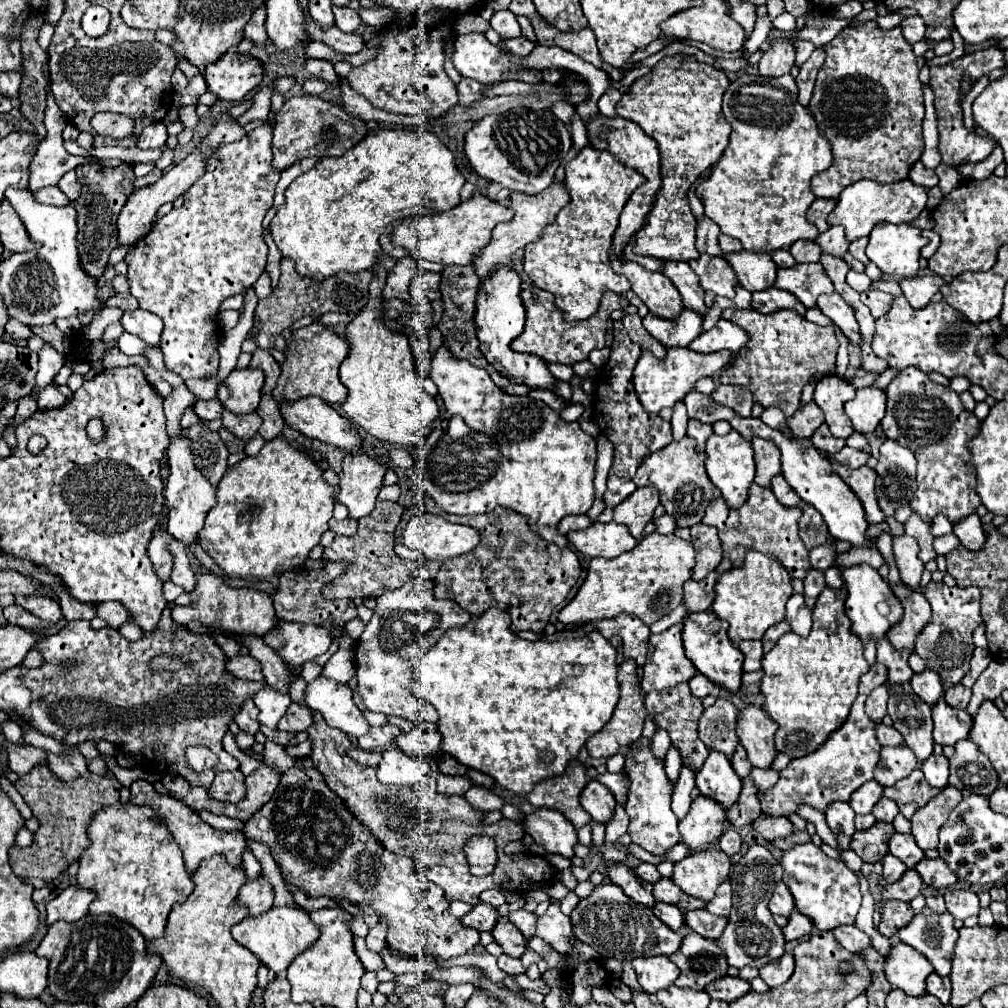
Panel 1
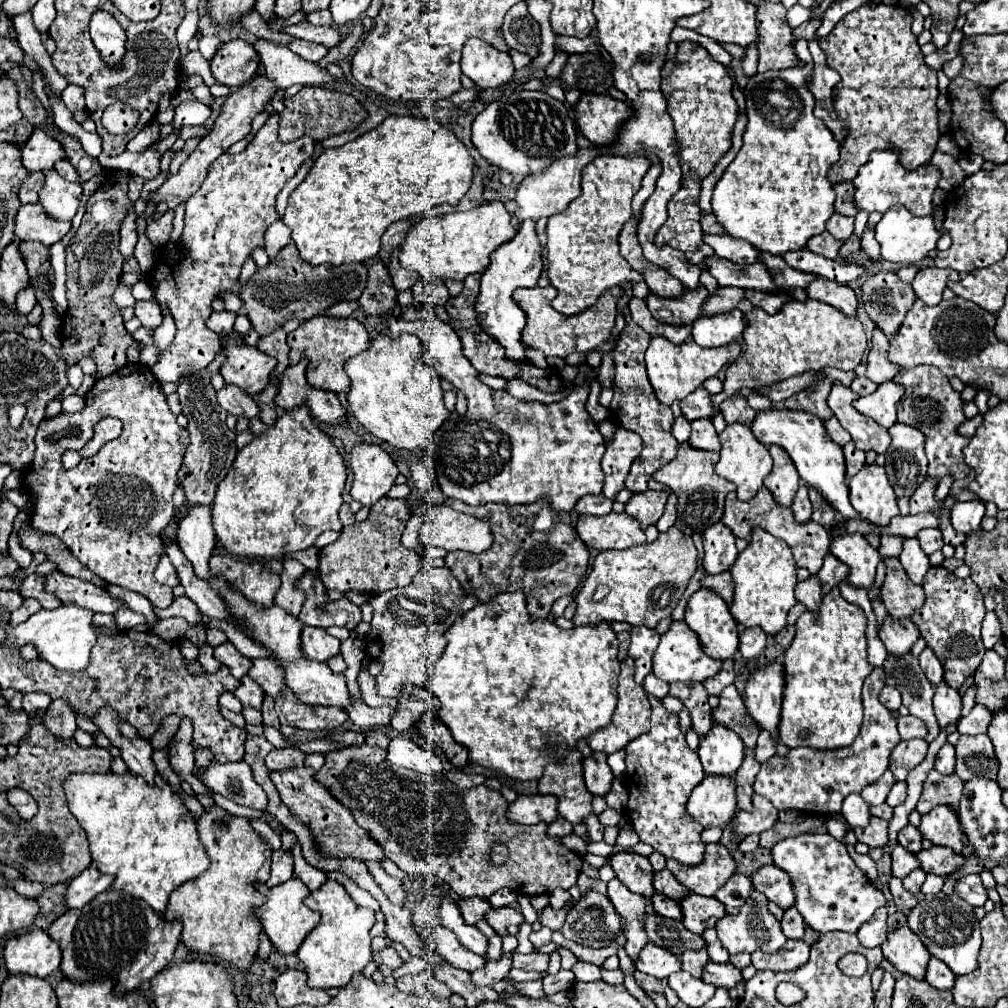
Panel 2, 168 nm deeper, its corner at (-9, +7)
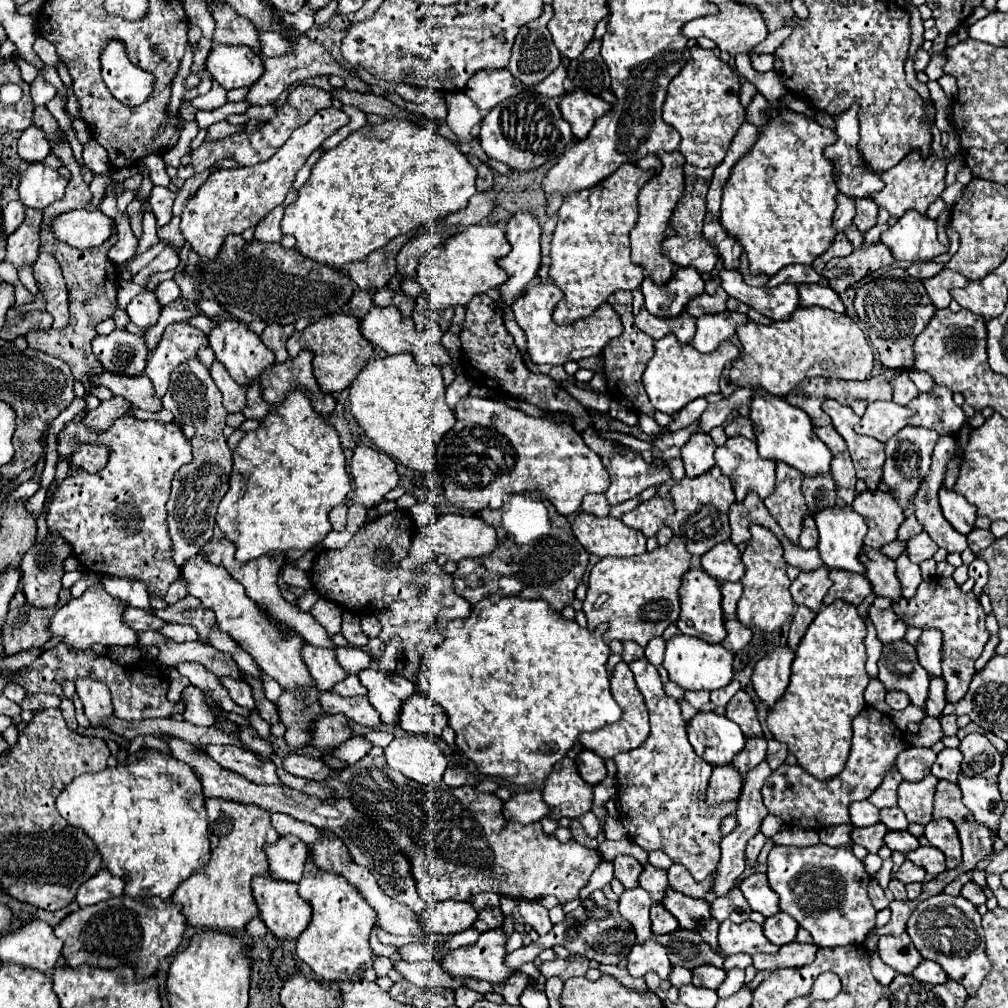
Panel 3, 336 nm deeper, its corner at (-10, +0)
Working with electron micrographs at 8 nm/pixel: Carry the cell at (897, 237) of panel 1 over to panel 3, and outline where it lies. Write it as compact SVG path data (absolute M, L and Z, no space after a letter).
M909 210L897 224L883 232L881 242L891 248L895 260L933 260L947 252L937 240L937 222L915 210Z

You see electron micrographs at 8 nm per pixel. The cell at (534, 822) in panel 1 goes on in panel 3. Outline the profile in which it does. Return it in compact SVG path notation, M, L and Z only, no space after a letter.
M531 790L531 792L521 792L521 794L513 794L505 806L503 806L503 814L509 822L519 822L519 824L531 824L541 820L543 816L549 814L549 806L543 802L541 792L539 790Z

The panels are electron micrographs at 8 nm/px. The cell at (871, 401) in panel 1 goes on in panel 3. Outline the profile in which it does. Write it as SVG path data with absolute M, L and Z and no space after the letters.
M873 402L867 406L867 412L855 426L855 432L887 442L903 426L907 426L909 416L911 416L911 410L895 402Z

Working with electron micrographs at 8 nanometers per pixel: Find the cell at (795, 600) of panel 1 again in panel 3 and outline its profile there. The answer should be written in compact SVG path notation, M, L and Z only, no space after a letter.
M819 568L815 572L801 572L791 584L791 594L795 604L819 610L823 604L823 596L831 588L831 584L833 582L829 578L829 568Z

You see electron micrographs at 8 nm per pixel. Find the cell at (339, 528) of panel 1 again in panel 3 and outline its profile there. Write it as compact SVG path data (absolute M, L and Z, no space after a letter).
M337 504L331 512L329 512L329 520L331 520L331 526L333 530L343 530L345 528L345 522L347 522L347 504Z

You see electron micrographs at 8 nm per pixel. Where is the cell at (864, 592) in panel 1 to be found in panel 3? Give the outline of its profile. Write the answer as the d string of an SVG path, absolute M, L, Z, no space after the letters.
M833 506L833 508L825 508L825 510L817 510L813 514L813 518L819 528L819 556L823 558L823 564L831 570L839 568L839 570L863 574L865 566L857 558L863 548L863 538L867 534L867 524L865 524L863 516L855 514L855 510L851 506L843 506L843 508Z

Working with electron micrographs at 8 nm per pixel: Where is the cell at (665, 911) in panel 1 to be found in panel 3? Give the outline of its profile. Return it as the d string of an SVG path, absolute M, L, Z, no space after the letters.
M655 904L651 908L651 930L655 936L675 932L677 928L679 928L679 922L661 904Z

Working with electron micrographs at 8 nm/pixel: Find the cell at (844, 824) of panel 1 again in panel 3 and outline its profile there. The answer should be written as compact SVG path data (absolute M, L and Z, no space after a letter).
M869 800L853 802L851 804L851 822L853 826L873 826L879 822L879 808L873 806Z

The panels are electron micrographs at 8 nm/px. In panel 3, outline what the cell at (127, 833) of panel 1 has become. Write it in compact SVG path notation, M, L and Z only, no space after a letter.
M143 748L127 758L127 766L117 764L115 768L105 768L97 774L77 776L59 794L57 810L67 822L81 828L95 842L103 856L103 866L111 874L125 878L125 896L159 896L169 900L175 888L187 880L195 868L201 868L209 862L209 824L203 800L205 796L201 782L187 764L153 748Z

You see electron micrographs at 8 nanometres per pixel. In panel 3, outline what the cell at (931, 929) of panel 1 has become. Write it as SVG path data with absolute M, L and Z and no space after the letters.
M937 894L919 902L909 916L907 934L911 936L921 956L925 960L937 962L951 980L965 986L969 996L977 992L983 978L991 972L991 962L985 952L981 916L969 900L963 900L963 896Z

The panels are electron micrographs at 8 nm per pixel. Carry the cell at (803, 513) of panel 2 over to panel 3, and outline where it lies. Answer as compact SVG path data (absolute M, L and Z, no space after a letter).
M807 516L803 522L799 546L803 550L809 550L809 548L817 548L817 542L819 542L819 536L817 536L817 528L815 528L815 520L811 520L811 516Z

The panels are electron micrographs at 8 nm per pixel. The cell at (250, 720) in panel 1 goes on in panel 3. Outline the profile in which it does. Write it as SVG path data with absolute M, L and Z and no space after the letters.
M223 676L219 680L229 690L229 696L233 698L235 704L239 704L243 708L249 708L249 710L255 708L255 702L253 702L253 696L251 696L251 686L245 680L235 680L231 676Z

